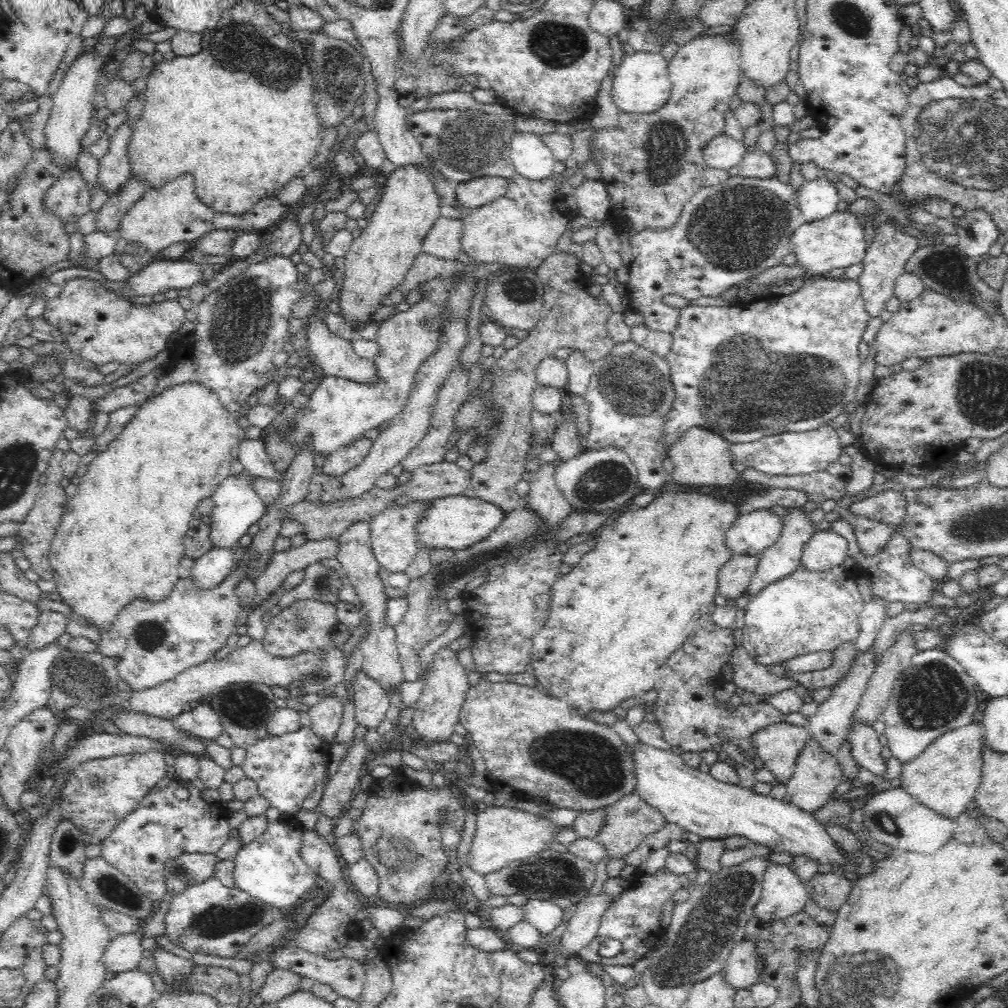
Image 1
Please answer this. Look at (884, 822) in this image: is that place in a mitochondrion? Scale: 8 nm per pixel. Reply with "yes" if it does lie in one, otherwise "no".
yes

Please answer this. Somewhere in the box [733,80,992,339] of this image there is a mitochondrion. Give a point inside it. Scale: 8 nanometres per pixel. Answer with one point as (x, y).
(948, 271)

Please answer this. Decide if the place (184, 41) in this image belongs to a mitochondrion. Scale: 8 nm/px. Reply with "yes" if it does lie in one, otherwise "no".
no

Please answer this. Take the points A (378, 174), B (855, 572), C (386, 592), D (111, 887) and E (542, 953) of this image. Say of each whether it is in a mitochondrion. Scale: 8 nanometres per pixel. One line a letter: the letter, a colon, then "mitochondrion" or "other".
A: other
B: other
C: other
D: mitochondrion
E: other

